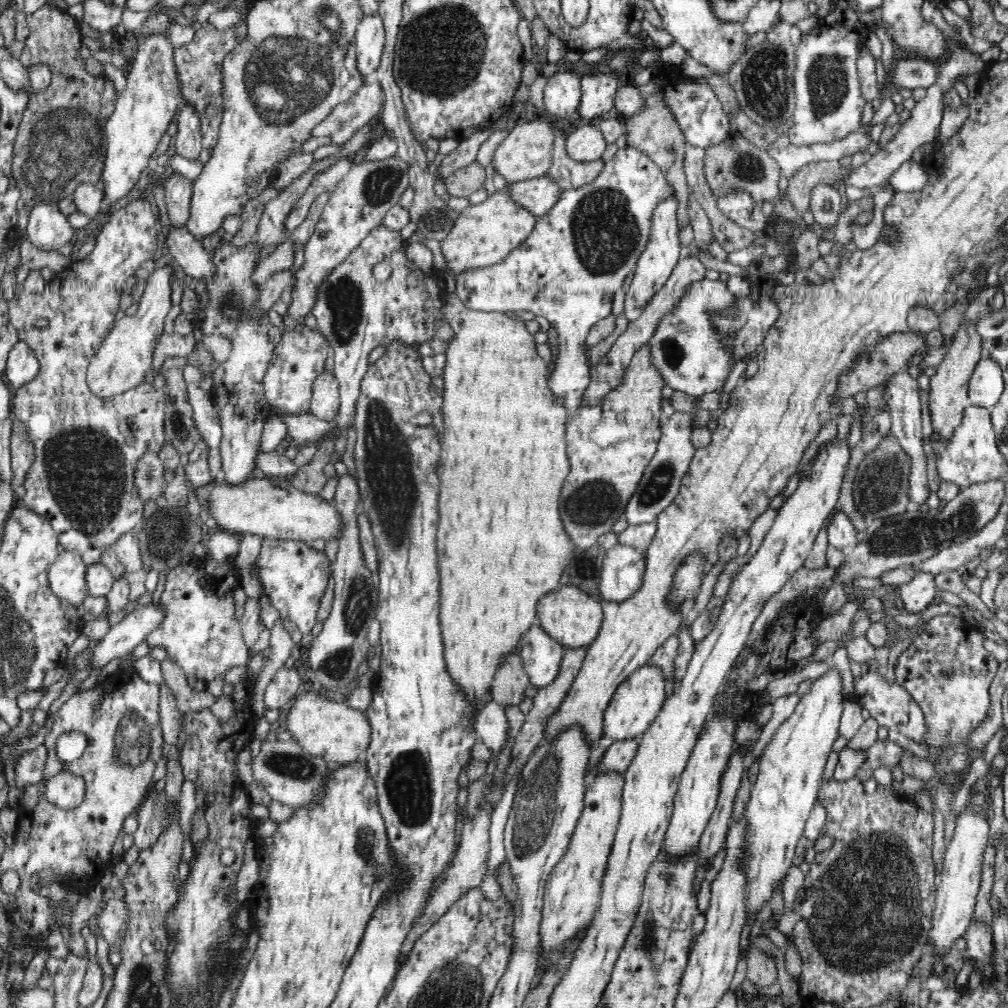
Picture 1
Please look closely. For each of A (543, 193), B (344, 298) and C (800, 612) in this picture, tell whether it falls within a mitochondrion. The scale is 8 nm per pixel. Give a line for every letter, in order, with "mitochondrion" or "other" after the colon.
A: other
B: mitochondrion
C: other

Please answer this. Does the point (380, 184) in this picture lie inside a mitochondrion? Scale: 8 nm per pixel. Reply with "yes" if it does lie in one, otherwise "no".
yes

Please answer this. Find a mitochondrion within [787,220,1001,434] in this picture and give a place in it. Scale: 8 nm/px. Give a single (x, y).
(971, 260)

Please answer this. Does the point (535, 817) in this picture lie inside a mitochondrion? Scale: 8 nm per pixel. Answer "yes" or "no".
yes

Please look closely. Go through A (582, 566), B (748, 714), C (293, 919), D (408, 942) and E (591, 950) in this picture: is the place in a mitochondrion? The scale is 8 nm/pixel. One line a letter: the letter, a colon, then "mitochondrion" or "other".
A: other
B: other
C: other
D: other
E: other

